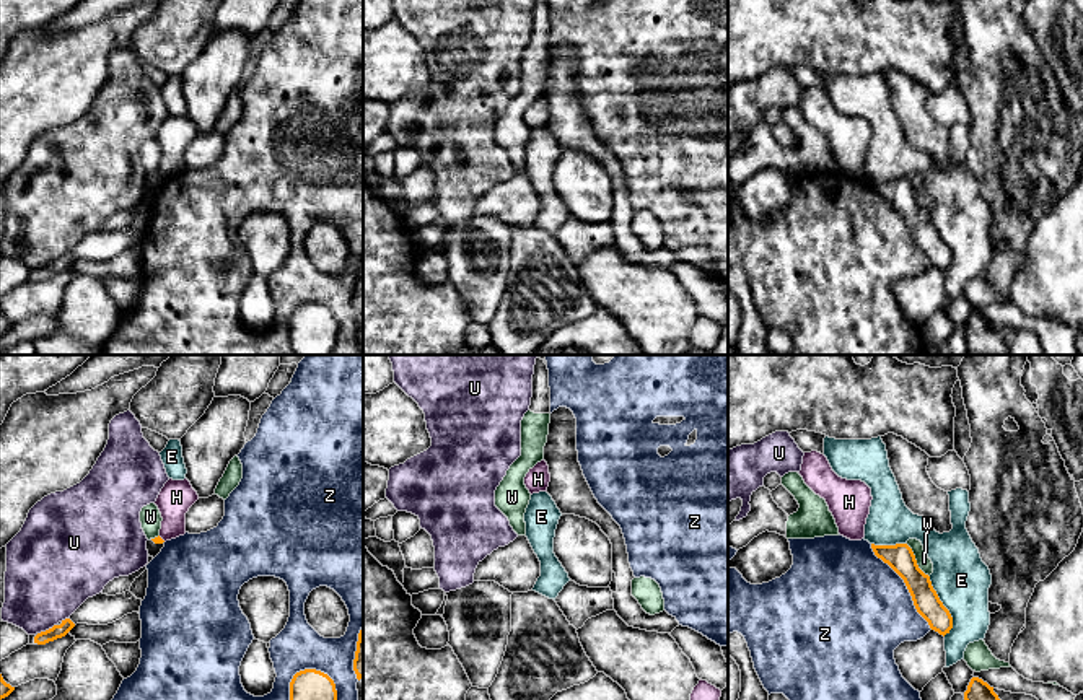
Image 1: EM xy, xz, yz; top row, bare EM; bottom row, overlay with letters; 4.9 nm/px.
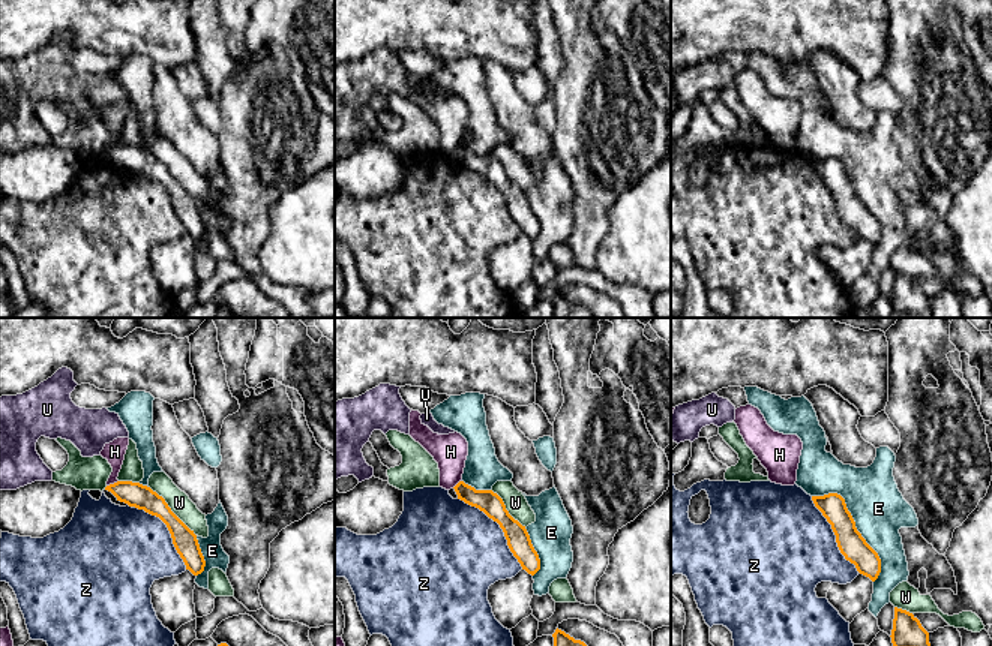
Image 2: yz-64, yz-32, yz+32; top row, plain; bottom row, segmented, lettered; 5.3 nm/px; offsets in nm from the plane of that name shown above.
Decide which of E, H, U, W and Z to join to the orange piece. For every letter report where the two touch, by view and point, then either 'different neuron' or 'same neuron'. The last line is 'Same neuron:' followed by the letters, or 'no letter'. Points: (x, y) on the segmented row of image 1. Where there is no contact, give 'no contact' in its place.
E: meets orange in yz at (943, 606); different neuron
H: meets orange in xy at (160, 538); different neuron
U: meets orange in xy at (46, 630); different neuron
W: meets orange in yz at (916, 560); different neuron
Z: meets orange in yz at (906, 585); different neuron
Same neuron: no letter

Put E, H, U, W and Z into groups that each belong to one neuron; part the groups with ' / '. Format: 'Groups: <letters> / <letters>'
Groups: E / H / U / W / Z

